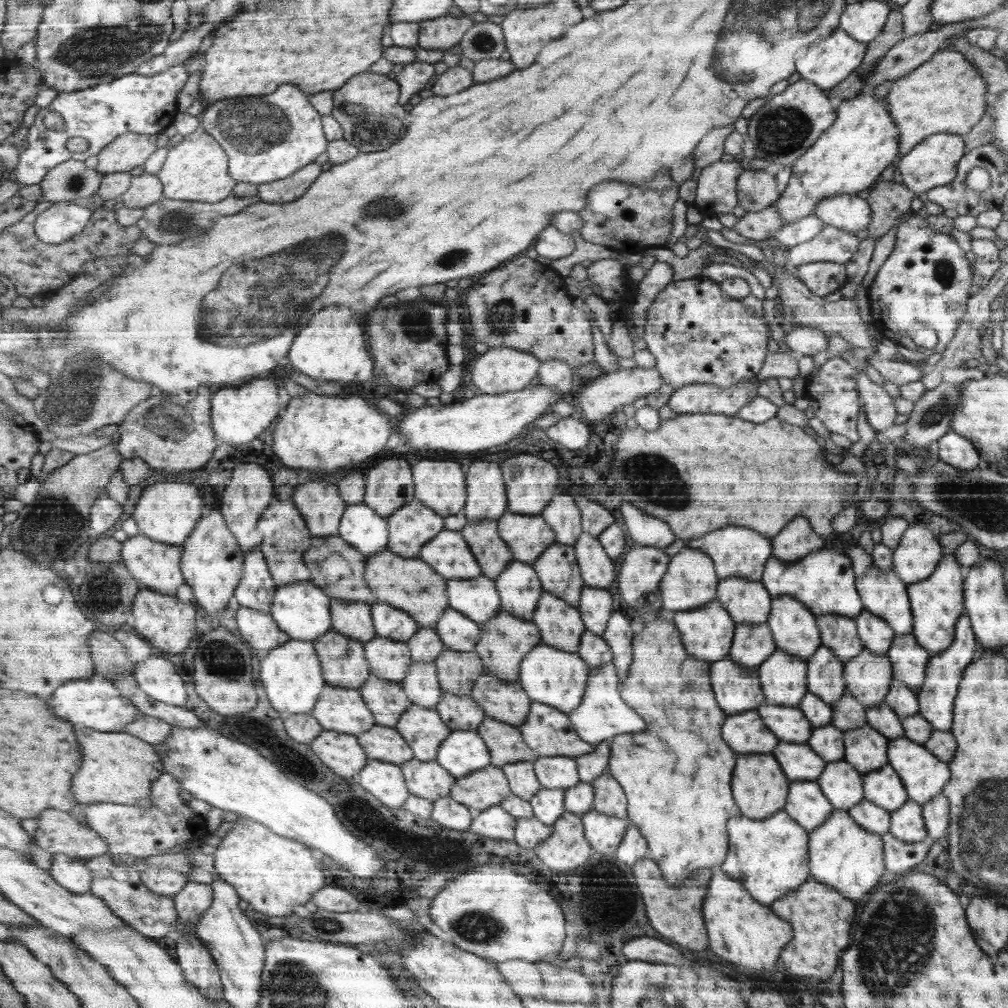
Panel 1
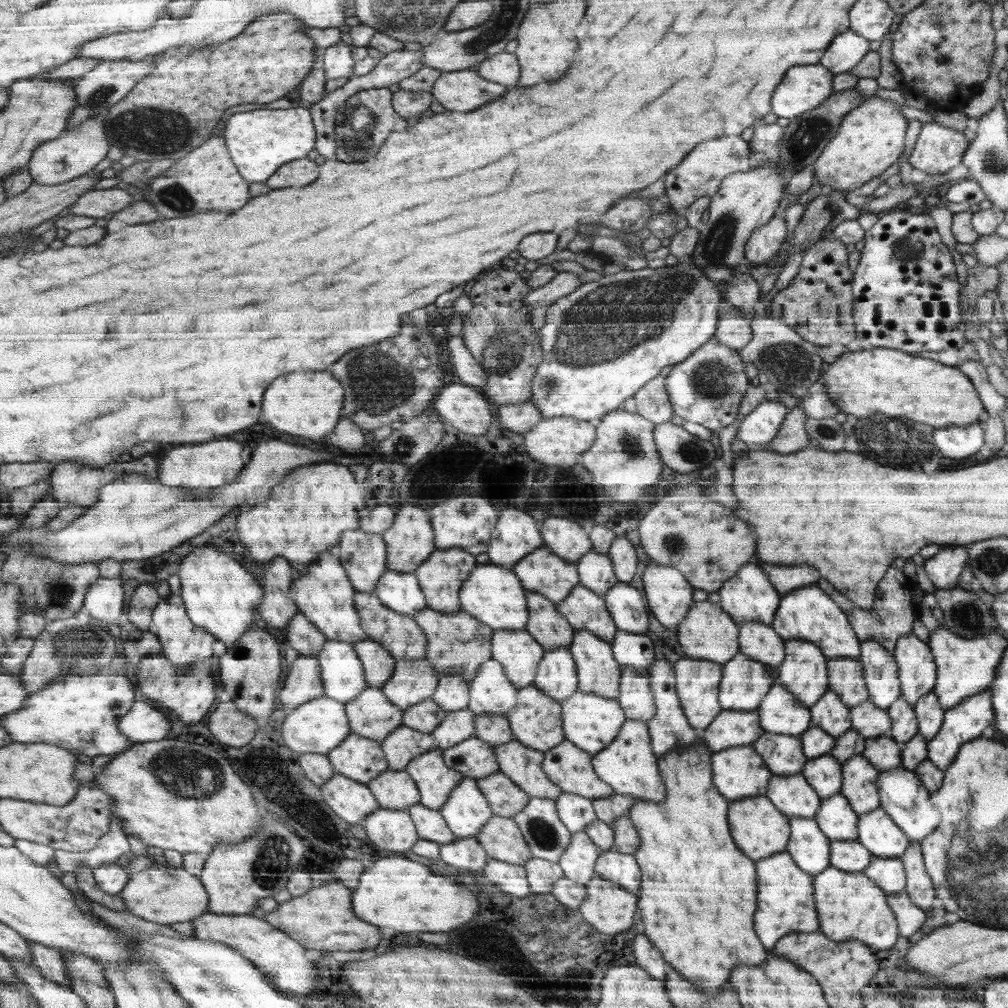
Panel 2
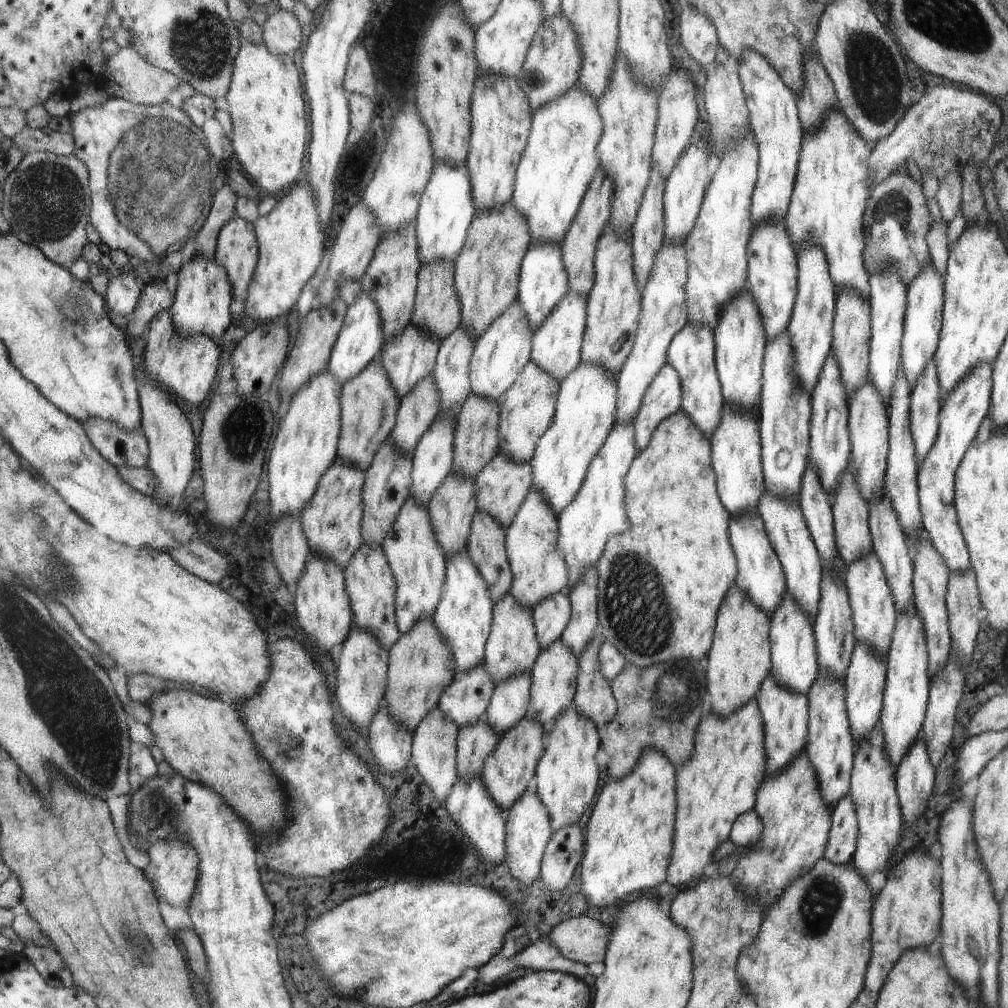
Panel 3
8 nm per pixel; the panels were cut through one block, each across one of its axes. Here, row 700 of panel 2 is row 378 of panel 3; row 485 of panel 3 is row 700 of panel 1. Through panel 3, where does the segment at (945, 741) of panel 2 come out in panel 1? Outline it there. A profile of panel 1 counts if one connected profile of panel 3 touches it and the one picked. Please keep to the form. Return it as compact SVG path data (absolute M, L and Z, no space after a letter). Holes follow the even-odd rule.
M967 615L960 617L960 634L956 634L956 646L948 650L948 654L936 654L929 657L926 666L925 678L921 688L916 692L919 700L919 712L931 725L933 729L950 731L953 722L954 701L958 692L958 686L964 670L976 650L976 636L972 632L971 619Z

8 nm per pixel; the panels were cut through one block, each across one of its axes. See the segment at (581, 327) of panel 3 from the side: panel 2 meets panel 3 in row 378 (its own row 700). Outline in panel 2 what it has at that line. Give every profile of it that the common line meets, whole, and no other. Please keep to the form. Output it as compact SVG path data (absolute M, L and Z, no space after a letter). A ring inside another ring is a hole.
M560 647L543 654L534 685L560 704L579 690L576 663L568 648Z

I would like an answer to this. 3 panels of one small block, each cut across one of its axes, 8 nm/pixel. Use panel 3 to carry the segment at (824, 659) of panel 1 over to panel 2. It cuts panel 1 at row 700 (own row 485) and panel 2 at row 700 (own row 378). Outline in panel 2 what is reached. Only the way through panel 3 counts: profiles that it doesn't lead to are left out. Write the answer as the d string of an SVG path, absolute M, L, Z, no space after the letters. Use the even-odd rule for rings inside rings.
M828 691L820 697L820 700L812 705L811 711L812 724L824 729L836 739L852 728L851 708L848 708L836 691Z

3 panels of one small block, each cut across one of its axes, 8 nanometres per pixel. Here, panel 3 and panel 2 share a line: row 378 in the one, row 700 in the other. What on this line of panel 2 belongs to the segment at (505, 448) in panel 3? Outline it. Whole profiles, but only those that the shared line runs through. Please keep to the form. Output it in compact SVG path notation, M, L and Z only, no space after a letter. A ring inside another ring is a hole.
M534 684L518 689L518 705L505 714L509 720L513 738L524 743L524 746L540 752L546 753L555 749L566 738L563 729L562 704L543 693Z

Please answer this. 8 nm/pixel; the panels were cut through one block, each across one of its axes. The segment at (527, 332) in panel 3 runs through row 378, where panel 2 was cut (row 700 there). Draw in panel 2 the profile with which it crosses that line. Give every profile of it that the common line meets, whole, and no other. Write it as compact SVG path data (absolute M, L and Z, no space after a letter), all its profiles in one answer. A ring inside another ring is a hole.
M497 660L484 662L469 683L467 708L475 715L504 715L518 705L518 687L506 675L503 663Z

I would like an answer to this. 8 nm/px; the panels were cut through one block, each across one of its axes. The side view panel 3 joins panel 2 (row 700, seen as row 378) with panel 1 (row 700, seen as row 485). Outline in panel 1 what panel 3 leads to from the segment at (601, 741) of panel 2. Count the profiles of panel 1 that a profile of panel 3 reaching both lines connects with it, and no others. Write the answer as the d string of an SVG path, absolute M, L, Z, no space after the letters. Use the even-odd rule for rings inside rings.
M541 643L536 654L528 654L528 658L523 658L518 680L532 701L556 707L556 710L569 714L582 704L589 668L589 664L578 653Z

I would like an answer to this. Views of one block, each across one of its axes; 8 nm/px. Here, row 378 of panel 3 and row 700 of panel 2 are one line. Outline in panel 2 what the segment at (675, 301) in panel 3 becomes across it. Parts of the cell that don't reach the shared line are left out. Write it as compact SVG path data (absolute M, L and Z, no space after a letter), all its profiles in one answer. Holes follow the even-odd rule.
M640 671L640 674L636 674L636 672L624 672L624 685L619 686L619 697L617 698L617 701L619 702L619 705L623 707L628 719L641 720L647 724L650 719L654 718L657 711L655 707L654 692L651 690L650 685L650 674L646 671Z

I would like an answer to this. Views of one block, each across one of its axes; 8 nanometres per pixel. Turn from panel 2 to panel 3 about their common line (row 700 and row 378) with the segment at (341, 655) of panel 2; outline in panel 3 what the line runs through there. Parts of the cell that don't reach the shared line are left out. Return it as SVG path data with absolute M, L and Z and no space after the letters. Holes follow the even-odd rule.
M362 289L357 294L357 299L349 304L342 332L339 333L339 338L335 342L327 366L331 373L344 384L353 380L372 360L380 356L383 345L383 317L380 314L379 305L368 291Z

